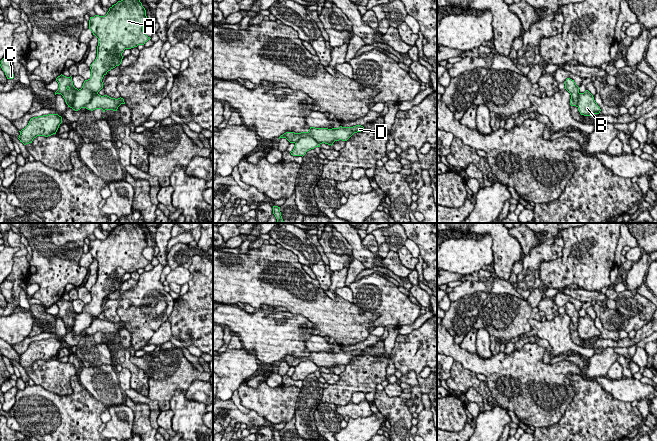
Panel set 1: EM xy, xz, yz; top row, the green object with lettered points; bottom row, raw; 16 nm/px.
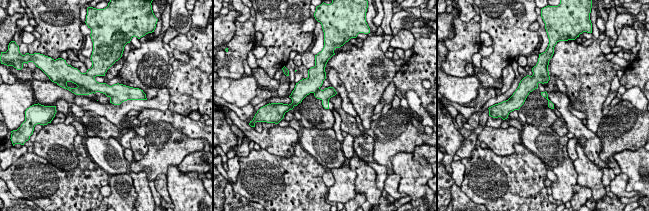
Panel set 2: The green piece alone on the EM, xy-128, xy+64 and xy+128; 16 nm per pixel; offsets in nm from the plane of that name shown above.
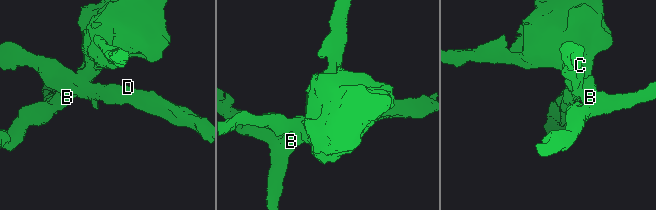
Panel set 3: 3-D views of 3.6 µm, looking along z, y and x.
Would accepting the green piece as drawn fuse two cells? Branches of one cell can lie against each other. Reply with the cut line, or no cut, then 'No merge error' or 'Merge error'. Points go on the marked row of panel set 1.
Split along xz (294, 142), (303, 137), (311, 136), (320, 143). Merge error

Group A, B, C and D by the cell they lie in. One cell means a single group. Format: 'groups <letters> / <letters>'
groups A B / C D

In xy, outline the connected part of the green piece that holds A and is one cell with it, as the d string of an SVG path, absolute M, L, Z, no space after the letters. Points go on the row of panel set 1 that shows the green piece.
M140 0L118 1L105 16L90 17L89 29L98 38L97 57L90 67L91 78L75 93L70 108L78 111L91 101L92 95L103 88L102 79L107 72L121 64L125 49L151 39L143 32L146 22L146 10Z

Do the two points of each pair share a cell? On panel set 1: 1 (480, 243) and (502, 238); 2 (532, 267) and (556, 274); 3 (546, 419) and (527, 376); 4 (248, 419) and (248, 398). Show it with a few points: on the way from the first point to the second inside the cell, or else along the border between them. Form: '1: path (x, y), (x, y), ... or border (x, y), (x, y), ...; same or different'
1: border (478, 236), (490, 235), (493, 262); different
2: border (560, 258), (543, 261), (540, 264), (541, 283); different
3: path (538, 408), (531, 400), (525, 387); same
4: border (250, 409), (253, 409), (267, 420); different

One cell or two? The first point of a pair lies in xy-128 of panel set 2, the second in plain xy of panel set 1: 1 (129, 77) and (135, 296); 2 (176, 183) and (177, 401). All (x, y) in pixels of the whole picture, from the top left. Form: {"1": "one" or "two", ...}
{"1": "one", "2": "one"}

